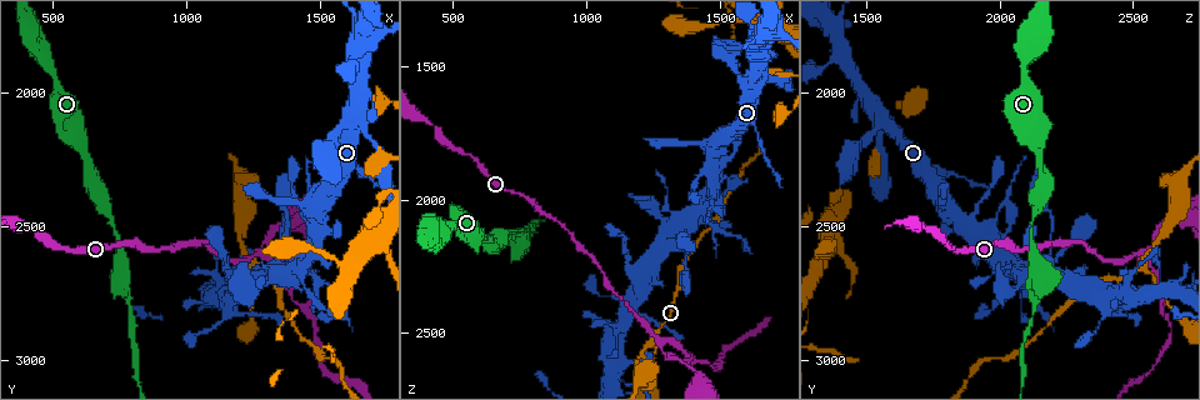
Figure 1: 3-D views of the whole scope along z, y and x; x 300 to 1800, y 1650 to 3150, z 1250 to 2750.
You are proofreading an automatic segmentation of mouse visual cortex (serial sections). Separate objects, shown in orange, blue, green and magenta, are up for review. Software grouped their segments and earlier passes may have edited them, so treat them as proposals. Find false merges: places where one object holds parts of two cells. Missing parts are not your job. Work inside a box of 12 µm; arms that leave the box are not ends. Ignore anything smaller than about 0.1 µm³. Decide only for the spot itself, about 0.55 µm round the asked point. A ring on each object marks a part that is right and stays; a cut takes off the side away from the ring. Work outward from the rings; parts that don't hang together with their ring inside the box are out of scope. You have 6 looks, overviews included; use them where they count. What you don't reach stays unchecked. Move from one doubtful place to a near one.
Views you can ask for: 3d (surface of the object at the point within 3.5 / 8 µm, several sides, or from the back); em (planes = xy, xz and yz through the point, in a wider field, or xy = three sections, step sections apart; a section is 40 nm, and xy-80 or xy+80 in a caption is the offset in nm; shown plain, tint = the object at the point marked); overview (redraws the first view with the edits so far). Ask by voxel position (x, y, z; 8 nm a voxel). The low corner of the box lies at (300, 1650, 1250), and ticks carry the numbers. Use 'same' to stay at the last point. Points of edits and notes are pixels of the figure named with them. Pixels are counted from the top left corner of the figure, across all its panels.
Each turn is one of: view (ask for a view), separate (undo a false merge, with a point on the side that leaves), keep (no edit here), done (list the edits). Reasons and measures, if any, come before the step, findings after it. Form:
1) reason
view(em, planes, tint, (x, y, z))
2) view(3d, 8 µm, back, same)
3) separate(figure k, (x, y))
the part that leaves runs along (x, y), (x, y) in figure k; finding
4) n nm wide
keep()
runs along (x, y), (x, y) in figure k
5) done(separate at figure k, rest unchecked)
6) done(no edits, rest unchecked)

arms part here
view(em, planes, tint, (1280, 2590, 2530))

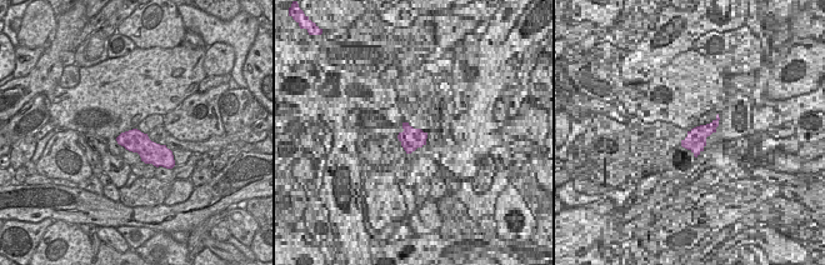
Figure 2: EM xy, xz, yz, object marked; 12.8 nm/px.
view(3d, 3.5 µm, same)

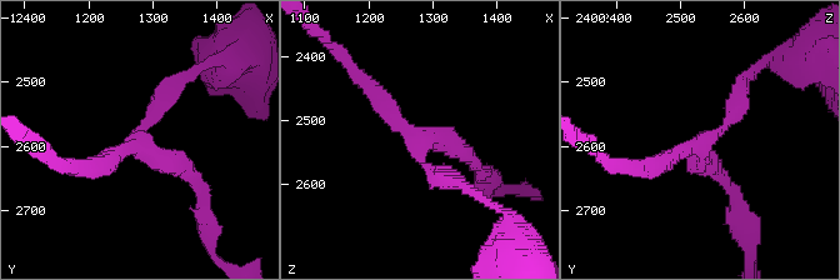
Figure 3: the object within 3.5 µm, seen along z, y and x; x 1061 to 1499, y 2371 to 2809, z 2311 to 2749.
3 arms; arms of 200, 200, 250 nm
keep()
runs along (366, 84), (420, 141), (420, 160), (451, 180) in figure 3; all the same cell

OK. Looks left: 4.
thick turns thin
view(3d, 3.5 µm, (1710, 1770, 1380))

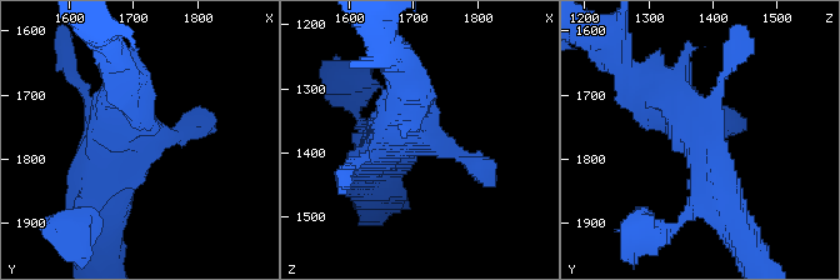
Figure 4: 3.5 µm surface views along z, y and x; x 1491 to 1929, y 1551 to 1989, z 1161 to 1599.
4 arms; arms of 150, 200, 500, 600 nm
view(em, xy, step 3, tint, (1710, 1760, 1375))

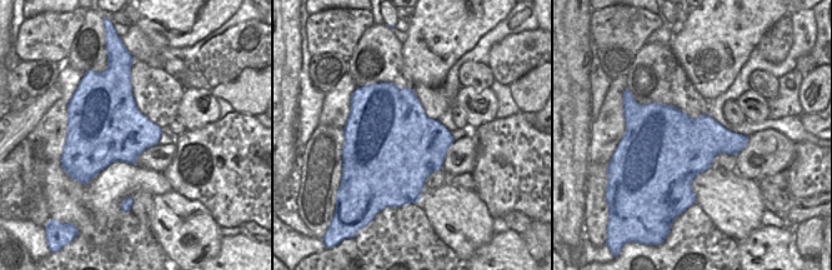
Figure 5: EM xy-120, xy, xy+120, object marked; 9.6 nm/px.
keep()
runs along (724, 206), (689, 115), (644, 80) in figure 4; one cell here

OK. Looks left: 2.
sudden change in width
view(3d, 3.5 µm, (1420, 2410, 1780))

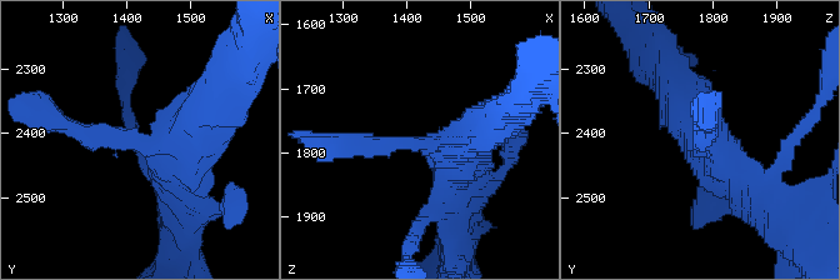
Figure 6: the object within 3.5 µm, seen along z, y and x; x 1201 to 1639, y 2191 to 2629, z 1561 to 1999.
view(em, xy, step 1, tint, (1420, 2410, 1785))

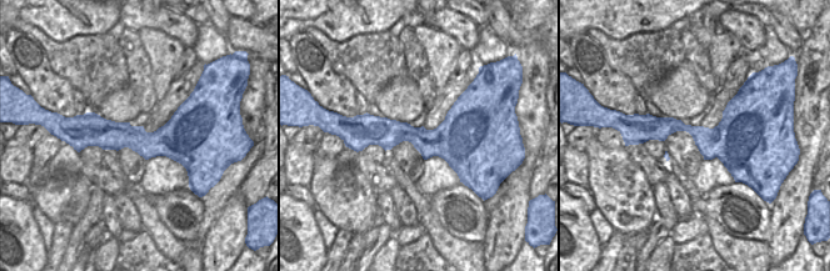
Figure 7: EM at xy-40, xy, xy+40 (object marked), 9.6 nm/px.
320 nm wide
keep()
runs along (484, 129), (454, 150), (338, 144) in figure 6; continuous, no second cell

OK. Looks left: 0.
done(no edits, rest unchecked)

